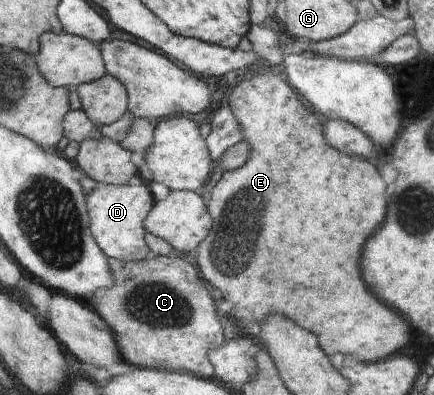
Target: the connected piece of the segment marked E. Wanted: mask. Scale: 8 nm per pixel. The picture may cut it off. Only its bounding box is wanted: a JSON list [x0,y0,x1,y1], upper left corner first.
[196,71,408,363]

